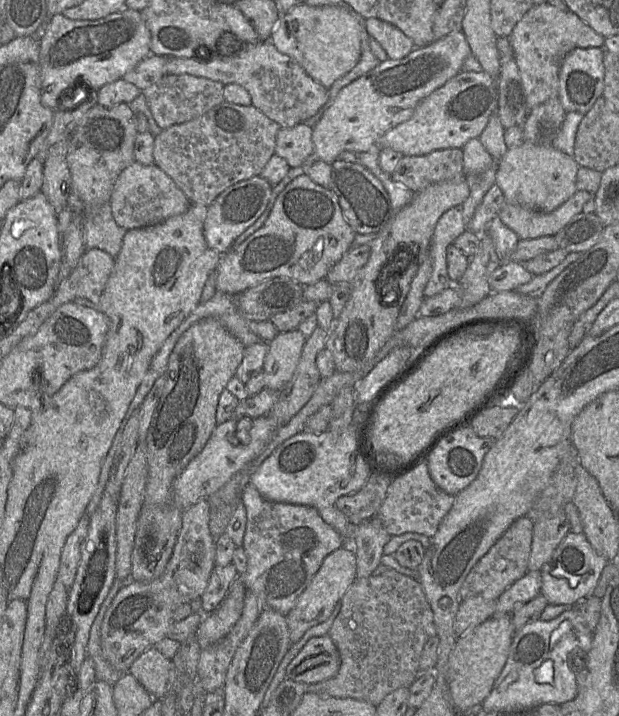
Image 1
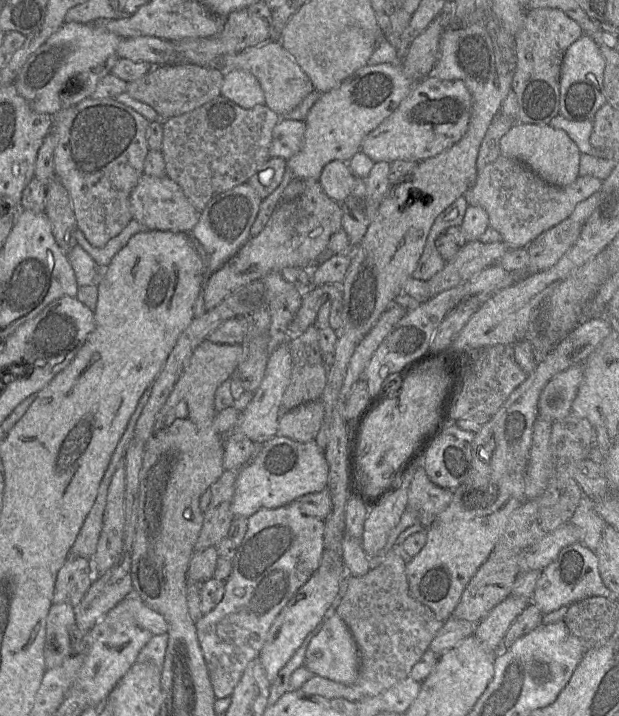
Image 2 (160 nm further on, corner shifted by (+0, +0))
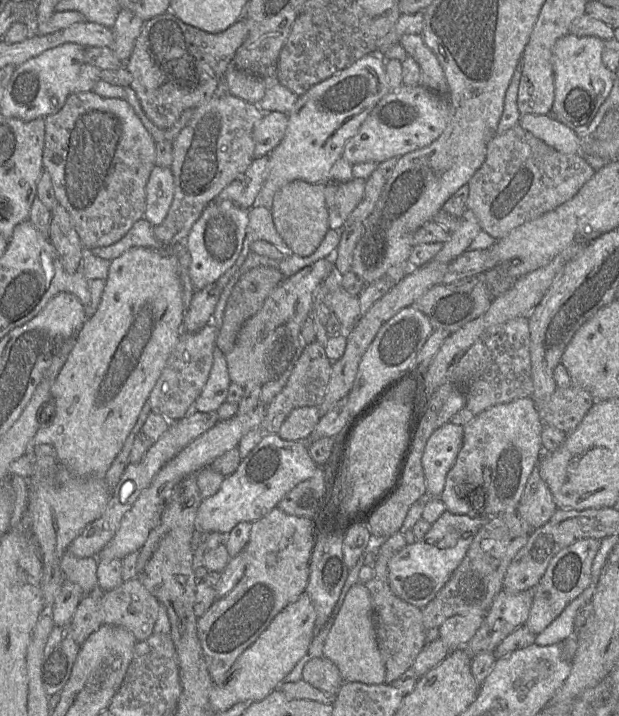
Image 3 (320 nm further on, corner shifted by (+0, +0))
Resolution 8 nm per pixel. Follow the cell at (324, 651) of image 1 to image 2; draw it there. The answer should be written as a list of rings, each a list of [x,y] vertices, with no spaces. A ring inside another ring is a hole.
[[[335,613],[321,631],[309,642],[304,664],[316,676],[322,676],[335,682],[353,684],[358,678],[359,652],[357,644],[342,618]]]

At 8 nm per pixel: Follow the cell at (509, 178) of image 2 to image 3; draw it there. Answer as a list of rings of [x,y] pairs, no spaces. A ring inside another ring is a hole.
[[[516,124],[502,134],[495,134],[488,144],[483,164],[468,182],[466,209],[475,213],[482,230],[499,240],[514,228],[571,199],[594,173],[594,168],[587,163],[580,152],[562,153]]]

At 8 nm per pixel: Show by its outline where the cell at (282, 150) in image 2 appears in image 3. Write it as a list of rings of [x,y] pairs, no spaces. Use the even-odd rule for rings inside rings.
[[[278,111],[264,113],[254,128],[255,158],[270,154],[283,139],[287,125],[287,114]]]

